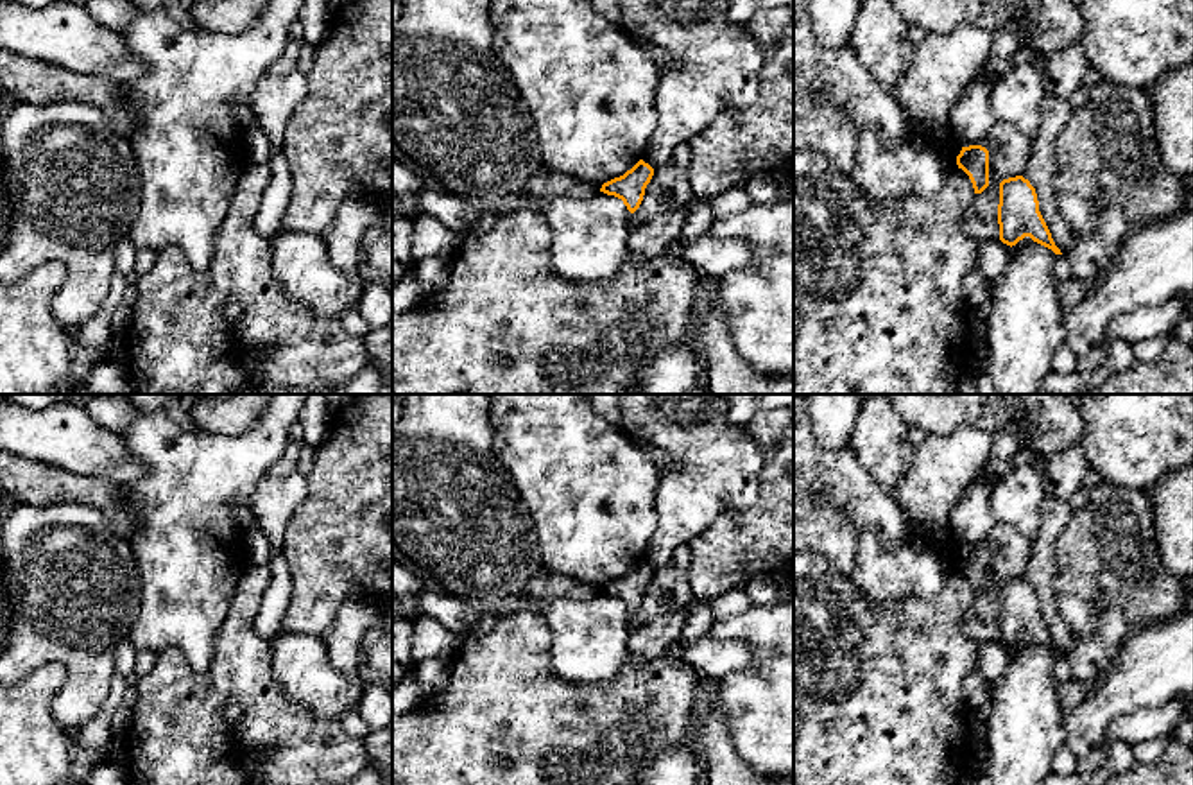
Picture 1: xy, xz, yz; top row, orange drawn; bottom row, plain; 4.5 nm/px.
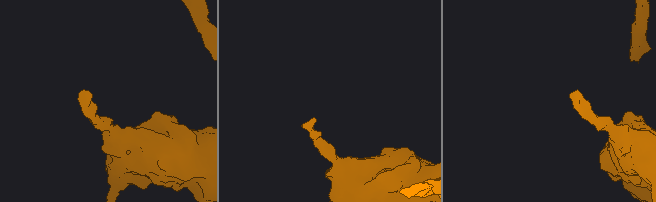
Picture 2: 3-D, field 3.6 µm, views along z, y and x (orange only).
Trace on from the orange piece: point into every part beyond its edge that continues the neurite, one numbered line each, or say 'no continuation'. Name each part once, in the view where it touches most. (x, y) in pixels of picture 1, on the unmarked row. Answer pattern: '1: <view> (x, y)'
no continuation

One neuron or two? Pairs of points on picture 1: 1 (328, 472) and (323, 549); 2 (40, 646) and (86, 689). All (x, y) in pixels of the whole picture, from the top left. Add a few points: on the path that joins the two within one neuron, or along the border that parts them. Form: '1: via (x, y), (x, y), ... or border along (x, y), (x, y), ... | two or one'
1: via (328, 491), (328, 529) | one
2: via (54, 646), (85, 674) | one

